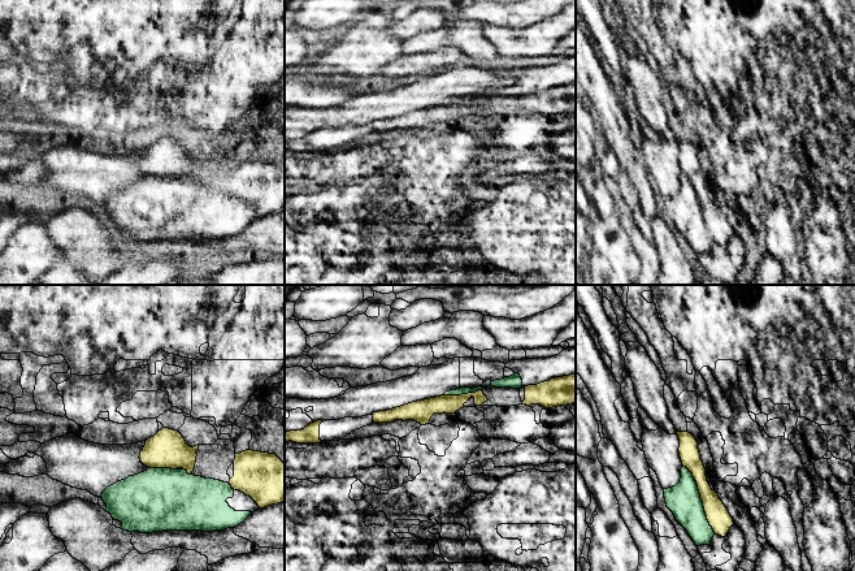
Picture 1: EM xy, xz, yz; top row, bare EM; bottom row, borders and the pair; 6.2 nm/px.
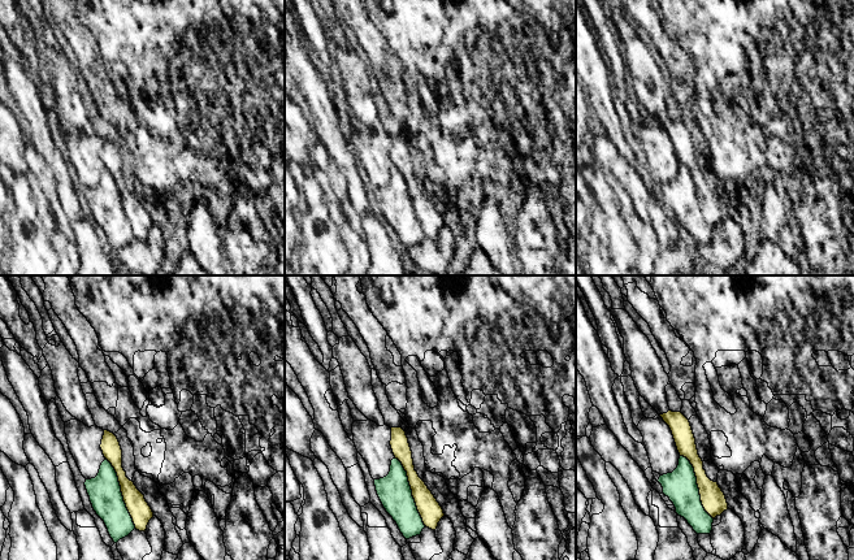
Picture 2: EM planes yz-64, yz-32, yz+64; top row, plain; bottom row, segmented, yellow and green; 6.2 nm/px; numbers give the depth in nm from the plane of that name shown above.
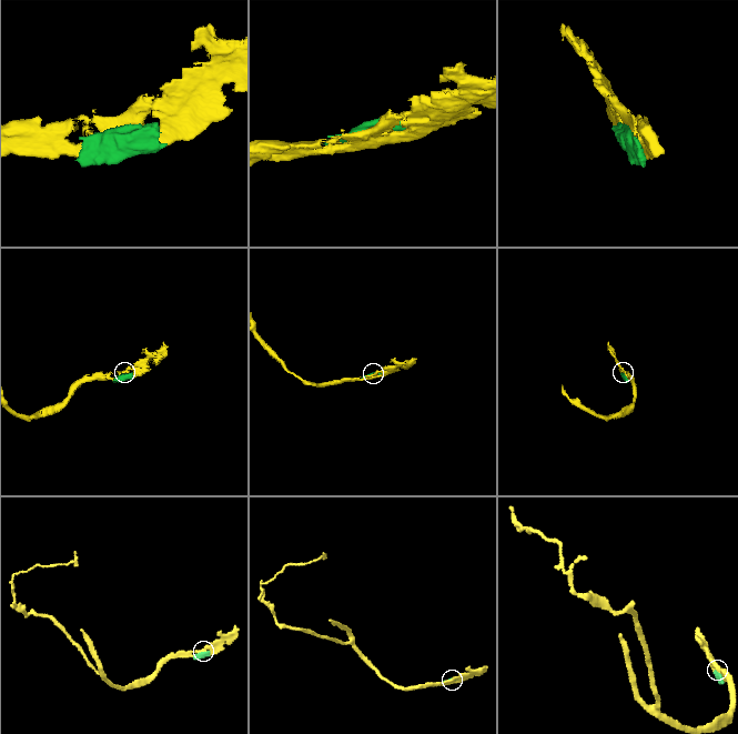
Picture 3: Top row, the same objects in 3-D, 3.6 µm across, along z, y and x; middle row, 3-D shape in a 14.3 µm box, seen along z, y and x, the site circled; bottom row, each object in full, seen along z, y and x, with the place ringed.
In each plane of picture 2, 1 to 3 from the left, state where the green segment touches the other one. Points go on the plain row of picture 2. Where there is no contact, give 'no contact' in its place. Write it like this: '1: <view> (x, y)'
1: yz-64 (121, 200)
2: yz-32 (412, 200)
3: yz+64 (698, 195)

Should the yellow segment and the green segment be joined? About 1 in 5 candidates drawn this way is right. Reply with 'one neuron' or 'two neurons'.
two neurons

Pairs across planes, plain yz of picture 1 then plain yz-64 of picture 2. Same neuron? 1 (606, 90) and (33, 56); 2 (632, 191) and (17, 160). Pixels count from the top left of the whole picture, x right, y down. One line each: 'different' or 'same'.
1: different
2: different

